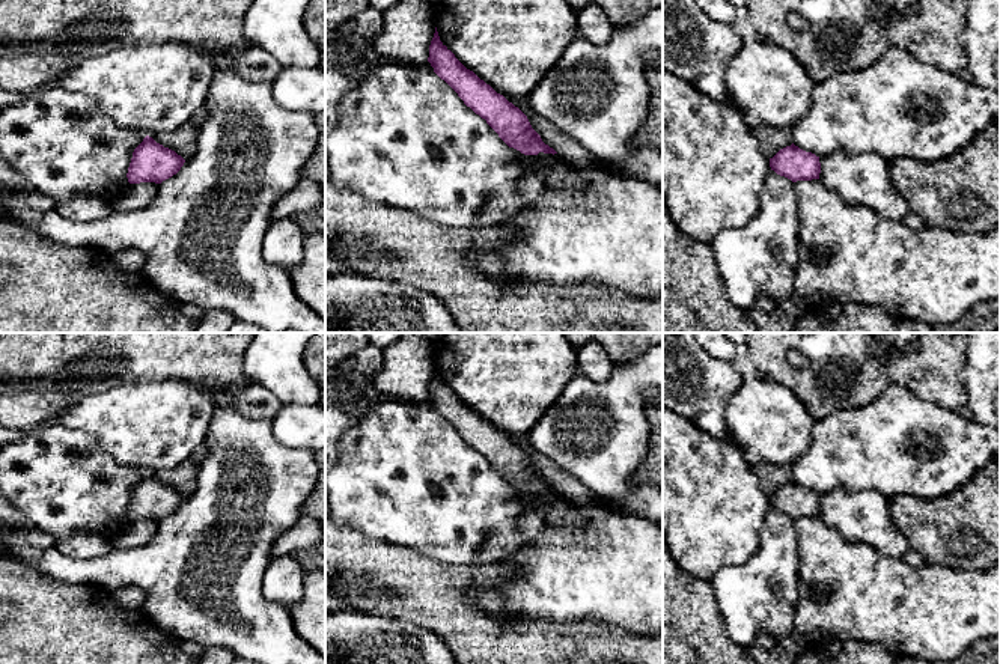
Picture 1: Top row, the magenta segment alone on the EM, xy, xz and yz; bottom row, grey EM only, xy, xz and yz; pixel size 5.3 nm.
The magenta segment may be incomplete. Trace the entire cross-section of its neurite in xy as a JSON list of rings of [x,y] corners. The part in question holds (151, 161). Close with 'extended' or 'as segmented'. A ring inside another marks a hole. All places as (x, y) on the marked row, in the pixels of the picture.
[[[146,136],[133,152],[127,178],[130,184],[161,184],[176,175],[184,163],[185,160],[175,151],[164,148]]] | as segmented

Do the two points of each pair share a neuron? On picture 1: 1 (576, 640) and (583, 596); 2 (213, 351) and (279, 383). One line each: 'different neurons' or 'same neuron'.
1: different neurons
2: different neurons

